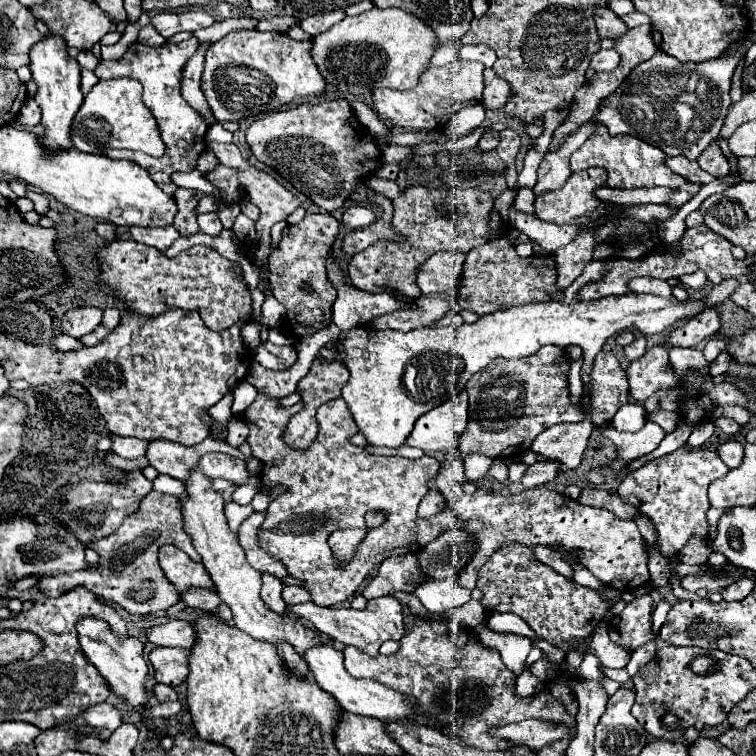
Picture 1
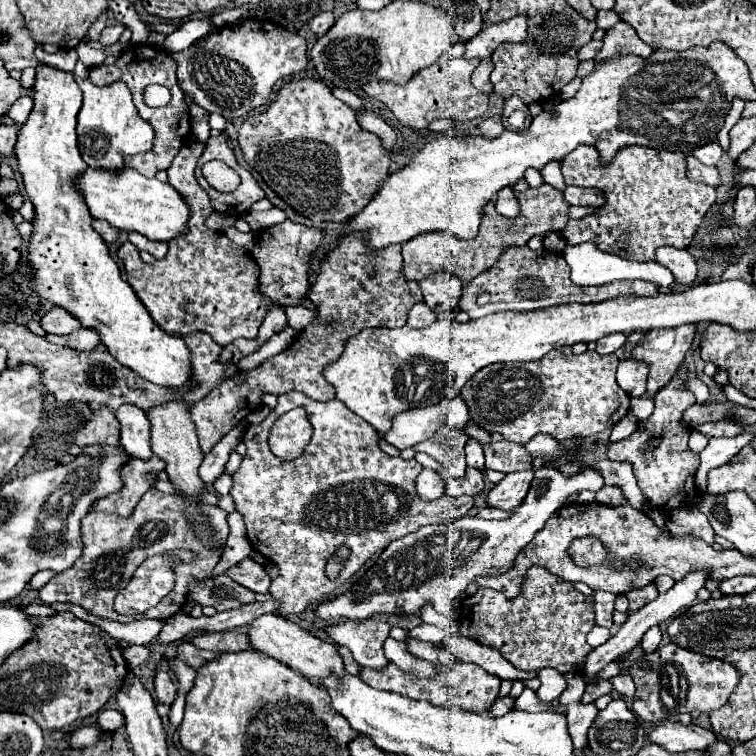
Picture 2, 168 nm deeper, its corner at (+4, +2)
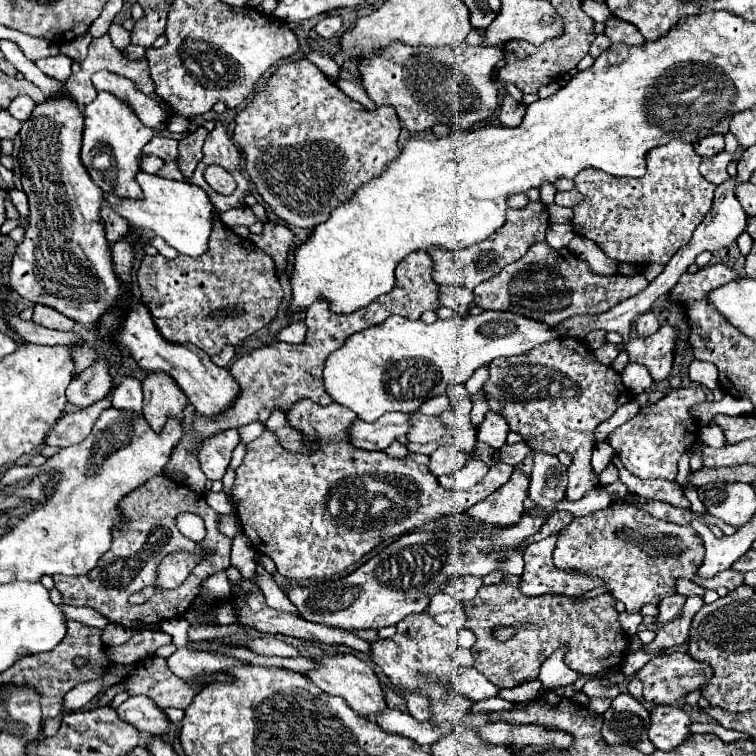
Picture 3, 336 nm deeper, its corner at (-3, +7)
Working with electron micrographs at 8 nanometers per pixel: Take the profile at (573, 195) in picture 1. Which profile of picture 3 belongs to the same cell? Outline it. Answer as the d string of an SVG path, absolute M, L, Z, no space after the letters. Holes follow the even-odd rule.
M529 202L523 210L507 210L507 220L499 232L493 232L487 240L465 248L463 252L429 252L435 268L433 268L433 280L439 286L463 286L467 290L473 290L477 284L497 276L507 264L517 262L525 252L535 244L545 240L545 230L549 226L549 212L543 202Z

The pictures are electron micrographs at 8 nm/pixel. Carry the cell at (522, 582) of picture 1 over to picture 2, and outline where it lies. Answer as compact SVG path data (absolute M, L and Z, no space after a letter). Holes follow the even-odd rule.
M532 565L522 581L522 593L514 599L504 597L500 591L478 587L478 591L462 601L460 609L460 631L464 637L480 641L482 645L490 645L498 649L516 669L522 671L538 671L542 667L554 667L560 673L574 671L580 673L580 665L584 657L590 653L590 645L586 643L586 635L594 627L594 607L592 597L576 591L568 581L548 573L548 569L540 565Z

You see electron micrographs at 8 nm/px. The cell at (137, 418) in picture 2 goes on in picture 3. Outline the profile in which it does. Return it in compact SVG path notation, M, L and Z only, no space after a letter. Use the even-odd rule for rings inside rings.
M125 376L119 386L113 390L111 406L113 408L131 408L135 412L141 412L143 404L143 392L141 392L141 382L133 376Z

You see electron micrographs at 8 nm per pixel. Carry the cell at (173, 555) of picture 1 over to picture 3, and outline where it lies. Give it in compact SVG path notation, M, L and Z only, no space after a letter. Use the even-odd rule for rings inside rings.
M245 580L241 586L235 586L233 588L233 596L235 596L235 602L237 602L237 612L239 612L239 622L241 624L247 624L251 628L255 628L259 634L283 634L283 636L289 636L289 638L297 638L297 640L303 640L303 642L323 642L323 644L343 644L343 646L349 646L357 652L363 652L363 654L369 654L371 656L371 644L359 636L355 636L353 632L349 630L341 630L341 628L327 628L327 626L321 626L321 624L311 624L295 614L289 614L289 612L279 612L279 610L273 610L265 604L265 598L263 594L257 590L257 586L251 582L251 580Z

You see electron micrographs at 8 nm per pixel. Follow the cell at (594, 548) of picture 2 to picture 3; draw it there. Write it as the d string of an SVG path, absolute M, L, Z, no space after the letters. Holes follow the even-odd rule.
M613 500L603 512L595 512L585 518L573 518L571 524L559 532L553 560L555 560L555 566L559 566L559 570L571 570L591 578L603 578L613 598L627 606L627 612L639 612L641 606L645 604L659 604L663 598L673 596L675 582L679 578L687 578L707 590L717 590L719 586L725 586L727 590L735 590L743 584L743 572L737 572L737 570L725 570L715 574L713 578L699 578L697 570L703 564L703 554L705 554L703 540L691 526L679 526L667 520L657 520L645 510L639 510L629 502Z

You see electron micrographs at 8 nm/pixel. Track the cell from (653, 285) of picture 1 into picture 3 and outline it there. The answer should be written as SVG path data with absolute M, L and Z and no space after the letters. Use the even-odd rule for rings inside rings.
M537 242L533 248L515 264L503 268L503 272L483 284L475 292L475 304L483 310L505 310L515 312L531 320L539 320L547 326L557 326L559 322L575 314L599 314L617 306L619 302L639 294L647 288L647 278L643 274L635 276L603 276L589 270L583 260L573 256L567 248L555 250L547 242Z

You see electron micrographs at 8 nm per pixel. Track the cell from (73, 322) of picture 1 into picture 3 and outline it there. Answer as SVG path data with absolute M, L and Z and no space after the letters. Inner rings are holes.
M33 306L33 322L43 326L43 328L51 328L51 330L63 330L63 332L69 332L75 322L59 312L55 312L53 308L47 308L47 306Z

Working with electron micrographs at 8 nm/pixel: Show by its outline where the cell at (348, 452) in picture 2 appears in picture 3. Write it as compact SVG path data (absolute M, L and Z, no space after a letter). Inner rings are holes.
M301 400L295 408L291 408L287 420L293 428L299 428L307 440L319 438L321 448L311 456L291 456L275 444L275 436L271 436L271 432L263 432L257 440L247 444L247 454L235 470L237 476L231 500L235 502L243 532L251 538L253 548L259 554L269 556L275 562L277 572L293 584L307 584L319 578L331 580L337 574L343 574L383 540L413 532L415 528L421 528L441 516L465 512L501 488L513 474L513 466L499 462L491 466L487 476L473 488L447 490L431 474L429 456L425 454L409 454L399 460L389 458L383 452L363 452L359 448L351 448L351 444L347 444L347 424L357 420L357 416L341 404L331 402L329 406L319 406L311 404L311 400Z

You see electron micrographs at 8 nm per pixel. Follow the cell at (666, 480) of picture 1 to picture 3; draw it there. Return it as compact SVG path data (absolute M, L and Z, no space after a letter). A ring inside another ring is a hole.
M701 388L669 390L659 402L643 406L635 418L615 428L607 440L633 476L675 480L677 462L681 454L685 454L693 446L699 434L697 424L689 416L689 408L703 400L705 400L705 392Z

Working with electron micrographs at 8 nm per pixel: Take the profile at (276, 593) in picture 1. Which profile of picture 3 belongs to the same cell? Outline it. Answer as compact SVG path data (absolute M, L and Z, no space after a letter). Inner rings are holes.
M239 532L231 542L231 566L235 566L245 578L255 576L255 550L249 542L251 540L247 540L243 532Z

